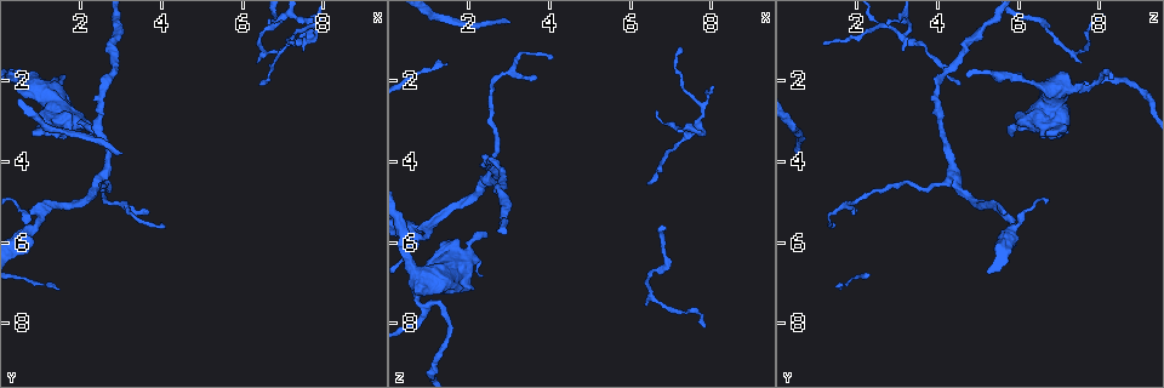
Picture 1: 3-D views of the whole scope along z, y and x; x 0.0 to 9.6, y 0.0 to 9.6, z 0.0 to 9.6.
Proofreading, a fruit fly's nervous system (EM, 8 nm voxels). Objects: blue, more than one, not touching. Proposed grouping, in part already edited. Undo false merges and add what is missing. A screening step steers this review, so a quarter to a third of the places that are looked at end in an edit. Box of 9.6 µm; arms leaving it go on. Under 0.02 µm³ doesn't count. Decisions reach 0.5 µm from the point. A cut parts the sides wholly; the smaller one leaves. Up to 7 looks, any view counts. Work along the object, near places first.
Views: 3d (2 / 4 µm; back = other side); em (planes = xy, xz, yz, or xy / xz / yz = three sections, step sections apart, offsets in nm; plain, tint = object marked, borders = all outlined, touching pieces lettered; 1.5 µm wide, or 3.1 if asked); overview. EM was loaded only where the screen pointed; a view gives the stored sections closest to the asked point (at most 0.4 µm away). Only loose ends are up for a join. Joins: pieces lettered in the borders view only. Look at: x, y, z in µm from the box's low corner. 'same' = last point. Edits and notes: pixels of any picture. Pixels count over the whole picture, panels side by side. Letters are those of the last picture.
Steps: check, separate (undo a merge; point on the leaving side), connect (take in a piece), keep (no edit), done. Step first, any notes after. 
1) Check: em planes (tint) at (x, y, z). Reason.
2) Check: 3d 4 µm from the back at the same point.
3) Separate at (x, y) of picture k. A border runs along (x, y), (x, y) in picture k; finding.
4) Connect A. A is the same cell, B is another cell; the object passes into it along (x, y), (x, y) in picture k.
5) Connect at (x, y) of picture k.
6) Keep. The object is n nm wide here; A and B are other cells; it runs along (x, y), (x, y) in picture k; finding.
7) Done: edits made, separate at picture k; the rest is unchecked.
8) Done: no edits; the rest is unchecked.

Check: em xy step 8 (tint) at (0.75, 5.70, 5.85). A fork.

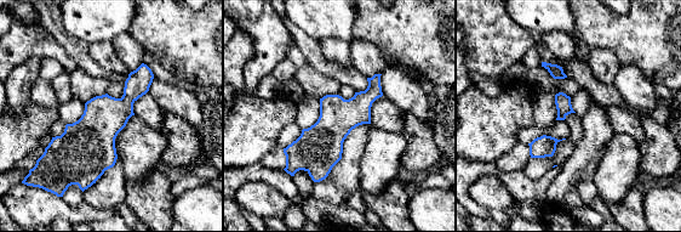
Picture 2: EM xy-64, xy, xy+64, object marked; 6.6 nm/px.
Check: em planes (borders) at the same point.

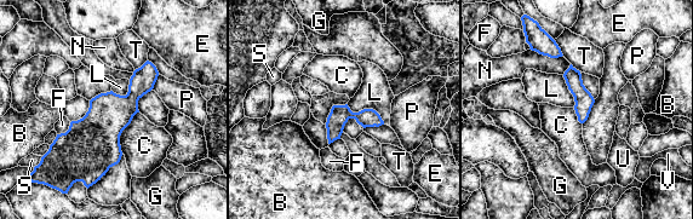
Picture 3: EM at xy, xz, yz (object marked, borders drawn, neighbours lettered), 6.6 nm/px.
Keep. B, C, E, F, G, L, N, P, S, T, U and V are other cells; a border runs along (138, 111), (120, 136), (121, 153) in picture 3; continuous, no second cell.

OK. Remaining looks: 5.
Check: 3d 4 µm from the back at (1.00, 2.10, 7.25). Four-way junction.

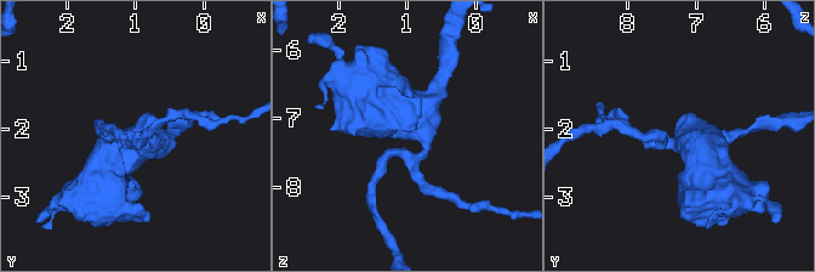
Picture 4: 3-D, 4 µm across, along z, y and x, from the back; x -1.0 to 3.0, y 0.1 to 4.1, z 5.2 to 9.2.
Check: em planes (borders) at (1.00, 2.15, 7.25).

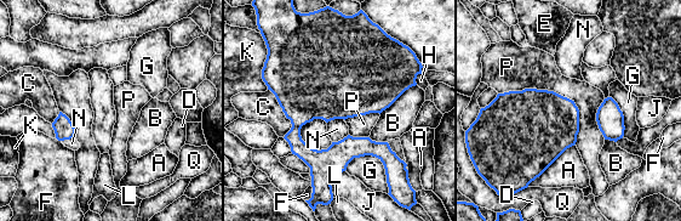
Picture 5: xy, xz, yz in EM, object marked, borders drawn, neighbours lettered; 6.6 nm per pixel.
Keep. The longest contact is with P, 600 nm; A, B, C, D, E, F, G, H, J, K, L, N, P and Q are other cells; all the same cell.

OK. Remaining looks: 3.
Check: em planes (tint) at (6.45, 2.10, 4.55). Tapers out.

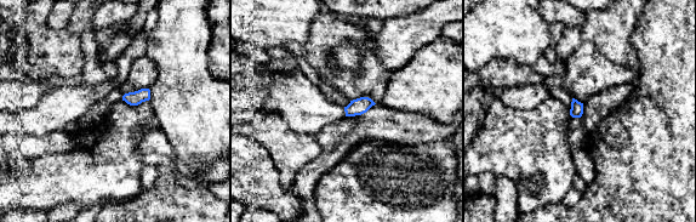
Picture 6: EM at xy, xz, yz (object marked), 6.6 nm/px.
Check: em planes (borders) at the same point.

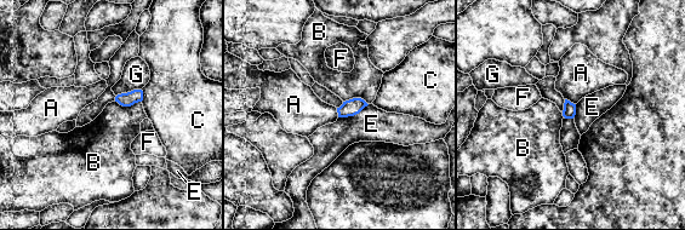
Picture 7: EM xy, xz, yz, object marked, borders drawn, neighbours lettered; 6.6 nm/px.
Keep. A, B, C, E, F and G are other cells; no lettered piece goes on from it.

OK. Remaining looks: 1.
Done: no edits; the rest is unchecked.

